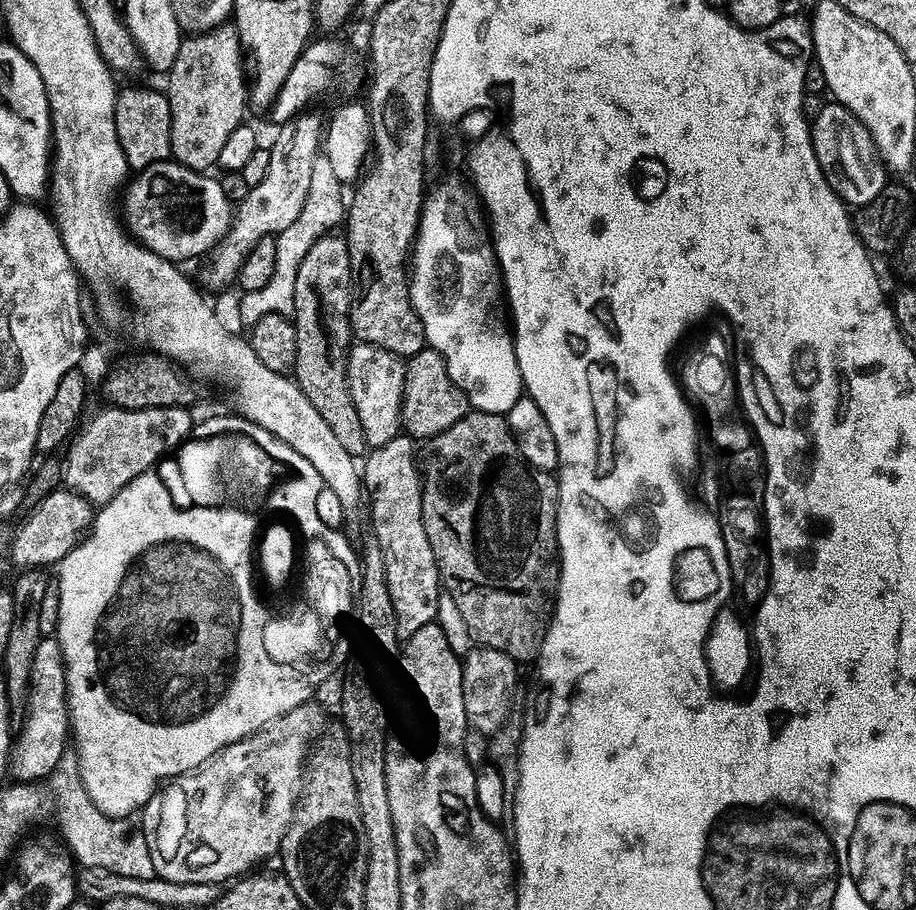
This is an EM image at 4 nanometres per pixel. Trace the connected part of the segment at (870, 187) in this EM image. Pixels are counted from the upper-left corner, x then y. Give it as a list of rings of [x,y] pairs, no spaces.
[[[826,102],[810,124],[815,156],[841,200],[851,207],[864,208],[885,193],[890,177],[887,165],[878,163],[876,145],[868,127],[844,104]]]

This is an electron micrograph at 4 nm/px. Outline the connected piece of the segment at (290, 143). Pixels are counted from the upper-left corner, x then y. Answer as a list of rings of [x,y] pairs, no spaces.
[[[312,111],[299,112],[275,129],[277,131],[276,137],[273,138],[272,144],[268,148],[269,164],[263,170],[260,176],[261,180],[257,184],[256,182],[253,183],[249,187],[244,200],[239,201],[232,218],[230,230],[220,239],[220,243],[210,253],[212,276],[218,283],[228,284],[231,280],[233,283],[240,275],[240,268],[243,267],[248,252],[254,250],[254,246],[262,238],[286,230],[286,226],[290,226],[290,222],[294,222],[294,218],[298,218],[298,214],[302,214],[302,206],[306,206],[306,194],[310,190],[310,173],[314,167],[314,158],[322,148],[322,120],[320,124],[319,114]]]

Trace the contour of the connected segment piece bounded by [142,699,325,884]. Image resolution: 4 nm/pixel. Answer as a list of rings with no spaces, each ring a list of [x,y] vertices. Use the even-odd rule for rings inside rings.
[[[315,699],[305,700],[304,703],[299,704],[294,710],[290,710],[285,716],[275,720],[274,723],[268,725],[268,727],[261,728],[260,731],[255,732],[252,736],[242,738],[238,742],[234,742],[230,746],[223,748],[219,756],[215,757],[207,766],[169,779],[167,783],[159,789],[157,795],[149,798],[147,804],[145,804],[142,809],[142,817],[144,816],[142,829],[146,838],[146,845],[149,846],[150,858],[153,859],[155,875],[162,877],[164,880],[178,882],[179,884],[220,884],[221,882],[225,882],[224,880],[229,879],[228,881],[231,881],[233,878],[255,869],[252,867],[254,867],[259,860],[264,860],[267,856],[275,857],[277,853],[279,853],[284,832],[288,829],[288,823],[292,820],[292,813],[296,810],[298,797],[302,792],[302,781],[306,776],[306,761],[309,759],[310,749],[313,747],[317,737],[325,731],[325,729],[323,730],[324,708],[322,705],[316,703],[317,701]]]

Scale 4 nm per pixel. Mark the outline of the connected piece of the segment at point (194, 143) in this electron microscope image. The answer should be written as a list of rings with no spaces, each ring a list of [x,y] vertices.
[[[182,54],[176,60],[176,64],[168,69],[166,79],[168,88],[166,95],[170,102],[170,114],[172,115],[172,154],[171,159],[178,164],[185,164],[187,168],[197,170],[215,169],[219,162],[222,146],[236,127],[243,125],[244,107],[250,104],[250,88],[246,83],[246,72],[241,67],[242,60],[236,56],[188,56]]]

